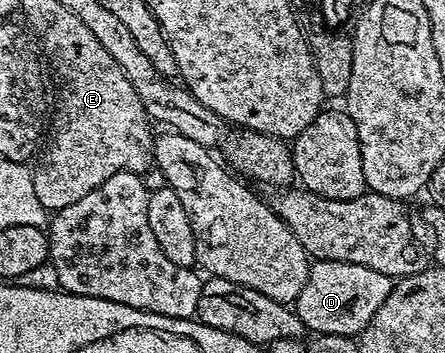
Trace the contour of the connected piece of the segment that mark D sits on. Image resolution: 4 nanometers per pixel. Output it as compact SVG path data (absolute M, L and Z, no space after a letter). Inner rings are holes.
M313 260L307 282L295 302L295 310L306 329L313 334L343 334L356 337L375 318L375 310L387 302L394 277L379 274L367 266L334 260Z

